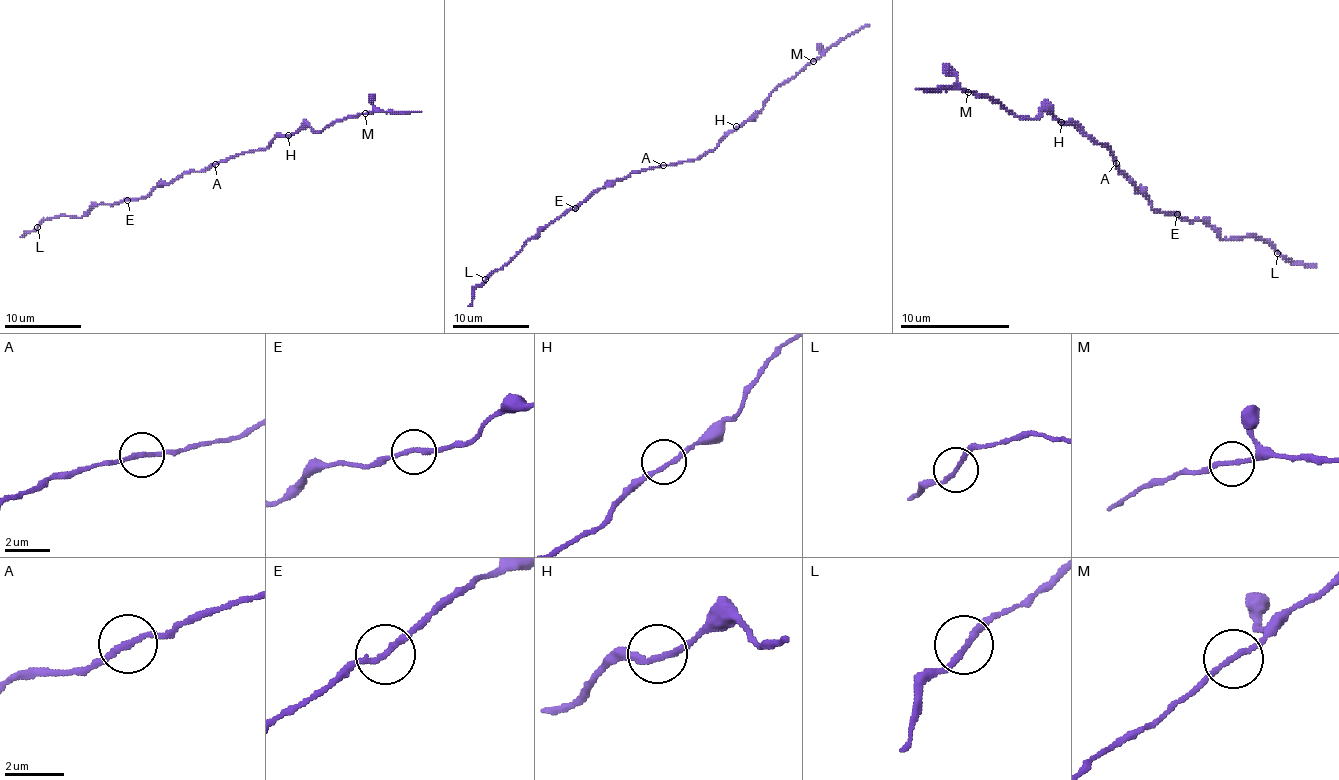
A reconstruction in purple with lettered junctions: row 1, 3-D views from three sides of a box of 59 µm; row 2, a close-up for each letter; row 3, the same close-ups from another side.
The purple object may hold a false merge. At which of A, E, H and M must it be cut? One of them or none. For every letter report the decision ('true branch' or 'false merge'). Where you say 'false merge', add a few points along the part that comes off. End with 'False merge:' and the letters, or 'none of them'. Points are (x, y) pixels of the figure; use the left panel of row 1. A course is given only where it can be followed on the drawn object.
A: true branch
E: true branch
H: true branch
M: true branch
False merge: none of them

